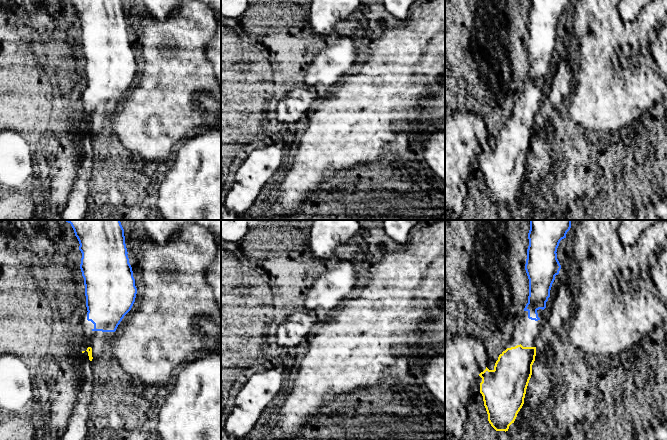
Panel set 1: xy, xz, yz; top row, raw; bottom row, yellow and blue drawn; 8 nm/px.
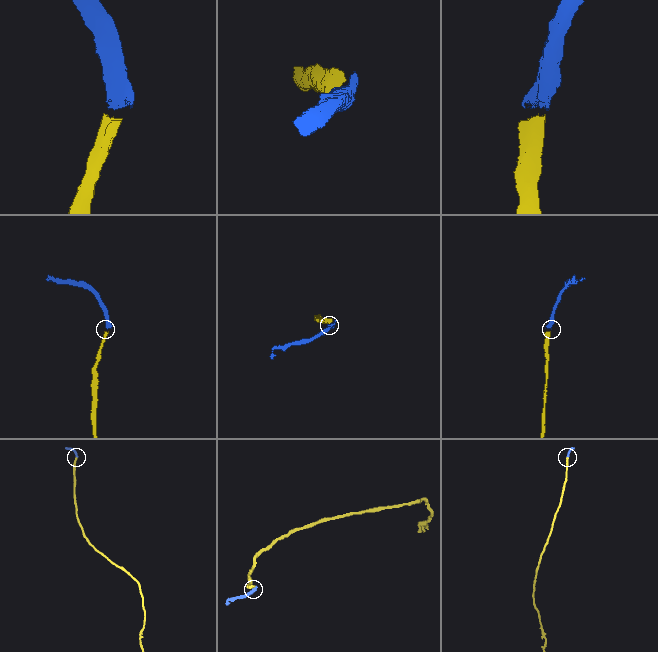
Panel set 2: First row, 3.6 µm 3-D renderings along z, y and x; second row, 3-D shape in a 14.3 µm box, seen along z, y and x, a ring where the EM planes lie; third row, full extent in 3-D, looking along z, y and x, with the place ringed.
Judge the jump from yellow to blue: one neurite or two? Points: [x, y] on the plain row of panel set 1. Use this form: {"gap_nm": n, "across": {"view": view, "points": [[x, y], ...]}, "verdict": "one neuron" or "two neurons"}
{"gap_nm": 140, "across": {"view": "xy", "points": [[90, 123], [92, 106]]}, "verdict": "one neuron"}

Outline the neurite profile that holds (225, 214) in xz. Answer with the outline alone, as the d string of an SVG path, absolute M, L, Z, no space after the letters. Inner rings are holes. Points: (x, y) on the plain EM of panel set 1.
M221 206L221 220L237 220L238 214L234 211L227 210L224 206Z

